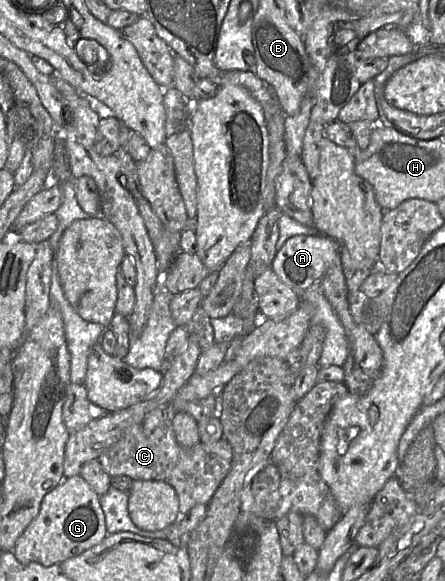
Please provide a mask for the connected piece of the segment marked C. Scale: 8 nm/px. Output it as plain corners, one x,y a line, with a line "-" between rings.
168,421
156,428
150,435
143,431
143,424
135,424
129,427
120,440
105,451
98,458
104,470
111,476
126,475
132,480
157,480
164,481
171,485
179,499
179,512
186,514
194,505
207,505
221,482
229,473
232,460
233,450
224,437
213,443
200,442
190,448
180,446
176,440
172,421

